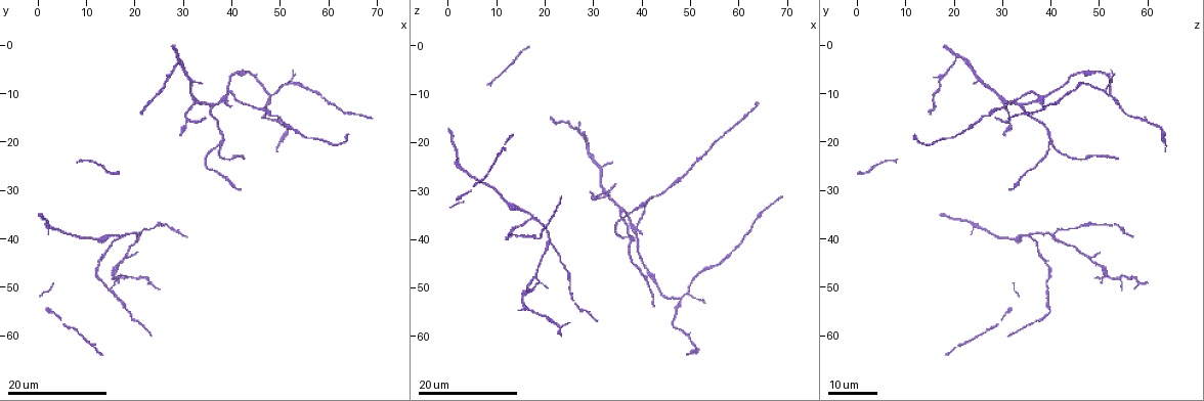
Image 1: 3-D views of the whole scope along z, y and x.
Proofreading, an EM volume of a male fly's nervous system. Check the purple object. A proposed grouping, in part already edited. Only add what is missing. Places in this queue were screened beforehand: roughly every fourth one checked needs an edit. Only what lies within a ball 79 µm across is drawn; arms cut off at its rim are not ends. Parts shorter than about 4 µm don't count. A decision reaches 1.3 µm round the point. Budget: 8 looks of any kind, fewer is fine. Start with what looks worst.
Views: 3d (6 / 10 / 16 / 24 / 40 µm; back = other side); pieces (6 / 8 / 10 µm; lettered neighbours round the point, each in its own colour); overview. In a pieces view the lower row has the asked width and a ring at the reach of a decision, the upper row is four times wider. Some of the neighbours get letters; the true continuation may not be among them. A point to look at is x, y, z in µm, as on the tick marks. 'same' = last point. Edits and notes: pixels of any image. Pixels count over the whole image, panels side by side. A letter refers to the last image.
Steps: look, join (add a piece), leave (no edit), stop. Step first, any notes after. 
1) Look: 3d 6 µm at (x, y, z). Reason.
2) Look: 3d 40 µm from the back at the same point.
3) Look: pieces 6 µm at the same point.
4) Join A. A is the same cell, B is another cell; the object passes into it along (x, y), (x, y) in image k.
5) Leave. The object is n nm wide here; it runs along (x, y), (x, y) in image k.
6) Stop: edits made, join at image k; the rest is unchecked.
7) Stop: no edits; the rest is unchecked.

Look: 3d 16 µm at (27.5, 7.0, 16.0). Tapers out.

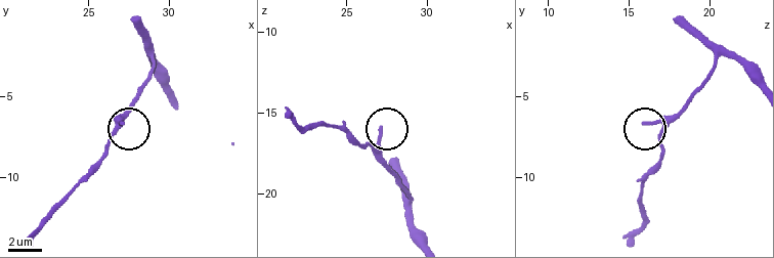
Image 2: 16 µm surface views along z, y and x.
Look: pieces 8 µm at (27.2, 6.7, 16.0).

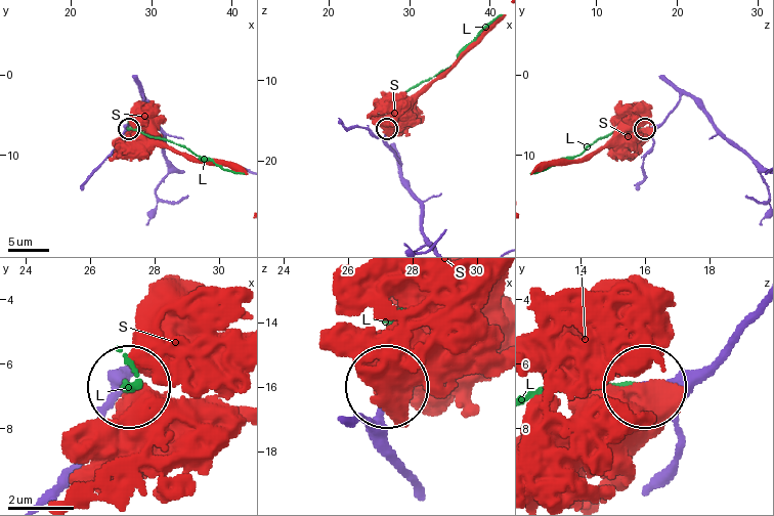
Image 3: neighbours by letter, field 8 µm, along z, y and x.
Join L. L is the same cell, S is another cell; the neuron continues.

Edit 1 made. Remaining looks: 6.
Look: 3d 24 µm at (35.0, 15.5, 28.5).

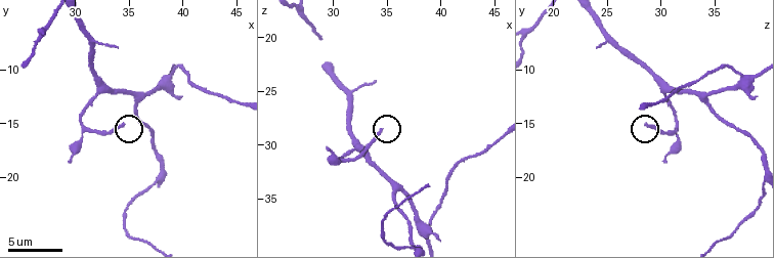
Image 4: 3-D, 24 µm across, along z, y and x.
Look: pieces 10 µm at (34.4, 15.0, 28.6). See the neighbours.

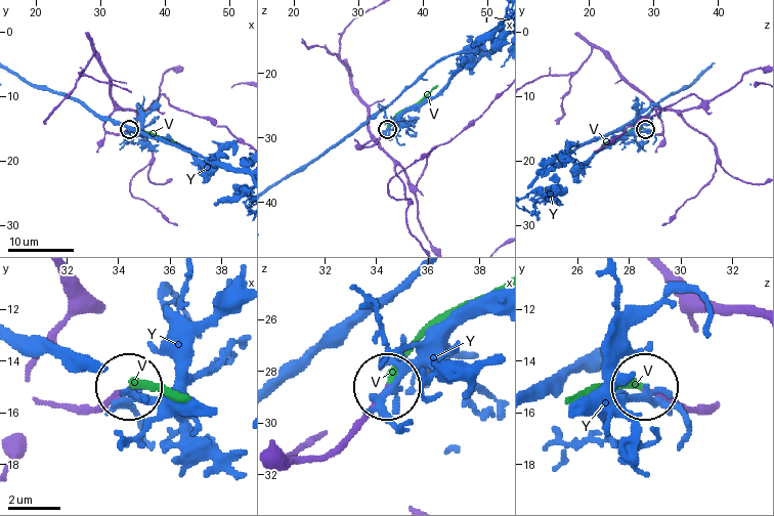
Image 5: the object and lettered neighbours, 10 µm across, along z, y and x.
Join V. V is the same cell, Y is another cell; the object passes into it along (371, 145), (396, 115), (437, 86) in image 5; it goes on there.

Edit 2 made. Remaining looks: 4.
Look: overview.

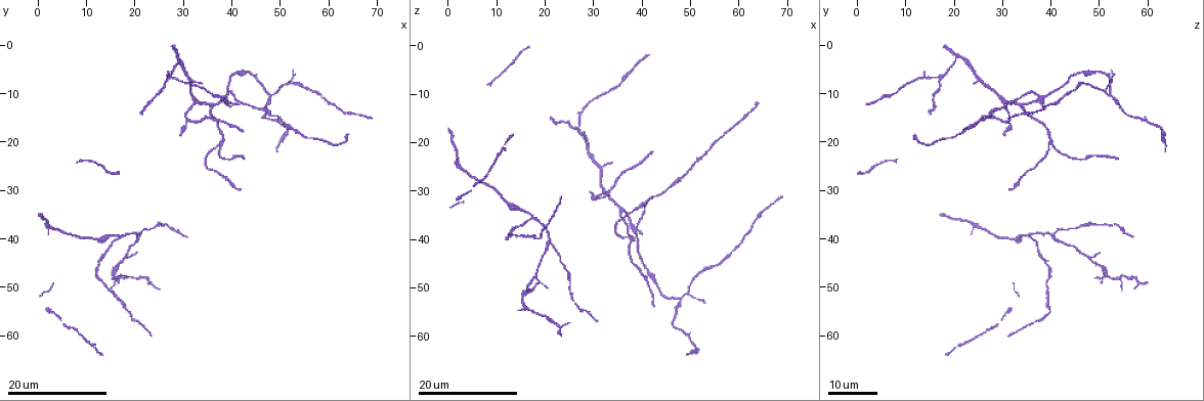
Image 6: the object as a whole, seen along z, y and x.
Look: 3d 24 µm at (42.0, 17.5, 22.0). Branch stops here.

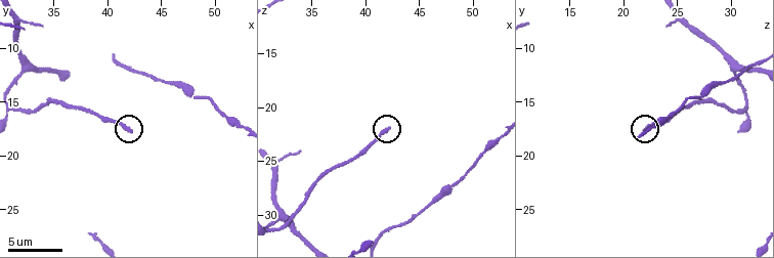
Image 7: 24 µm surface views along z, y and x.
Look: pieces 6 µm at (42.0, 17.6, 22.0).

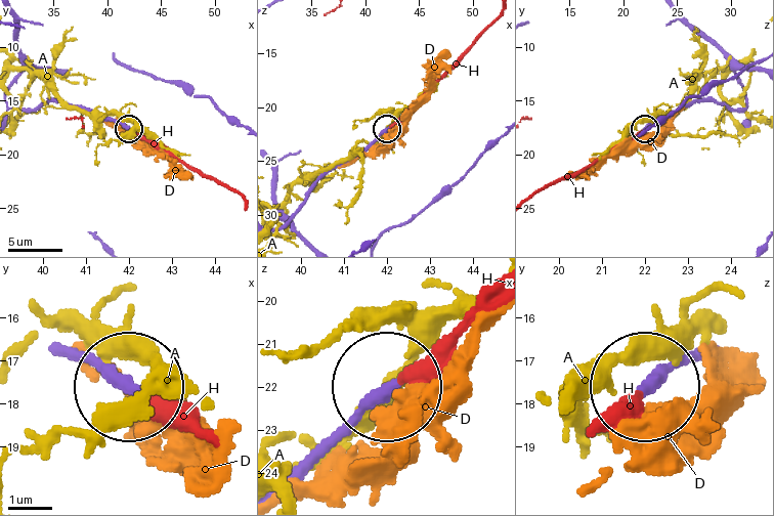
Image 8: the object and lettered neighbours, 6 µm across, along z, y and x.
Join H. H is the same cell, A and D are other cells; the neuron continues.

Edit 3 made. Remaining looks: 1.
Look: pieces 8 µm at (33.8, 7.8, 24.2). An open end.

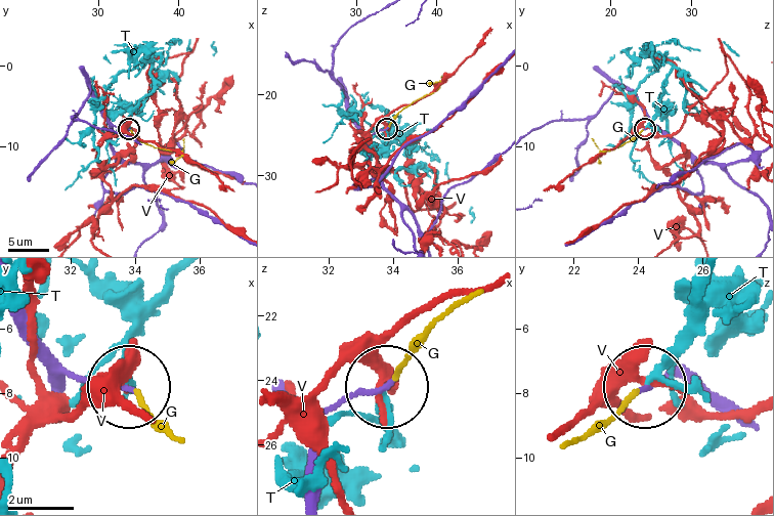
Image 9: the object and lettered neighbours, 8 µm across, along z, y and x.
Join G. G is the same cell, T and V are other cells; it goes on there.

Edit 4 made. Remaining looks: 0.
Stop: edits made, join at image 3, join at image 5, join at image 8, join at image 9; the rest is unchecked.

